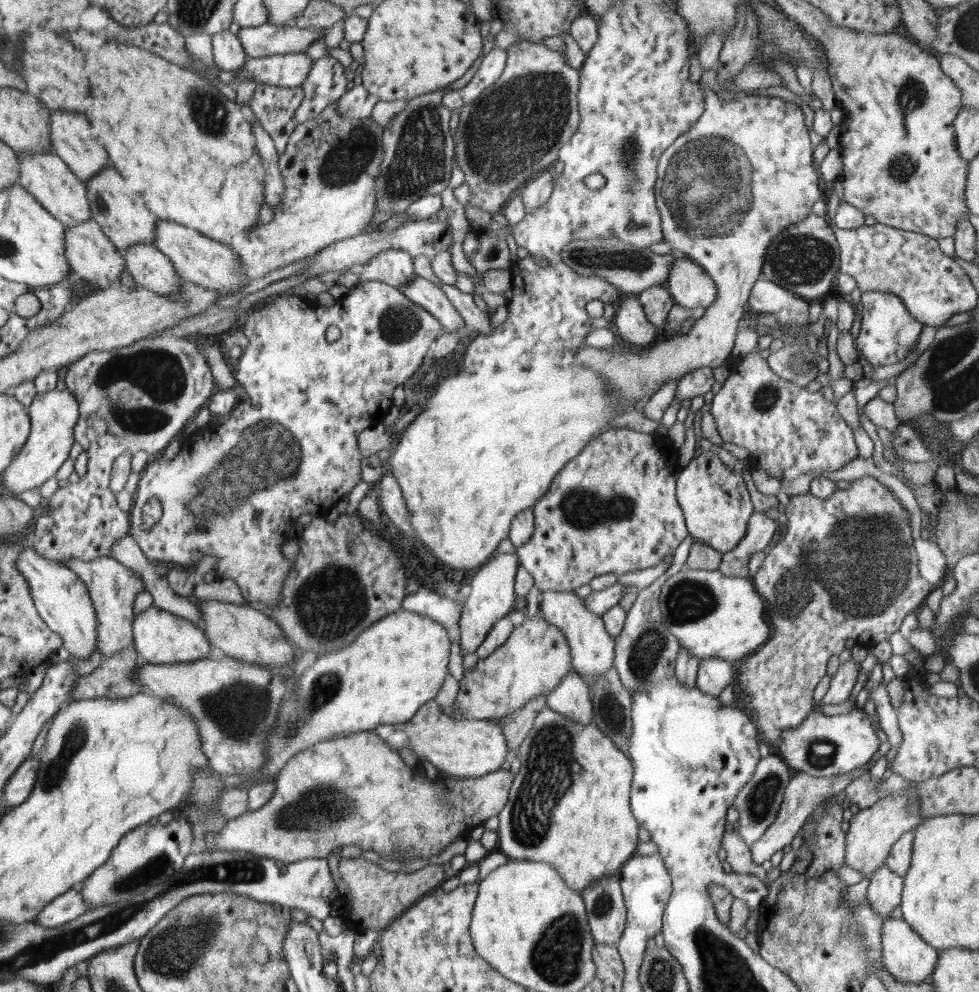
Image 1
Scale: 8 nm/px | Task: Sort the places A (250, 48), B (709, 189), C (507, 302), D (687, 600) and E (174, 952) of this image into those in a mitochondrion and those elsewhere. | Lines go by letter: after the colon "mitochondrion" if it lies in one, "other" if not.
A: other
B: mitochondrion
C: other
D: mitochondrion
E: mitochondrion

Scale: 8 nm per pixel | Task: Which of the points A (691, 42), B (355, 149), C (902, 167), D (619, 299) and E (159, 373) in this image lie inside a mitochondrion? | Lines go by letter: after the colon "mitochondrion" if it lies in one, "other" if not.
A: other
B: mitochondrion
C: mitochondrion
D: other
E: mitochondrion

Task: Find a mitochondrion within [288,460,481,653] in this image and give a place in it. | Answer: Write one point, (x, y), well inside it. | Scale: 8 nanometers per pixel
(331, 603)

